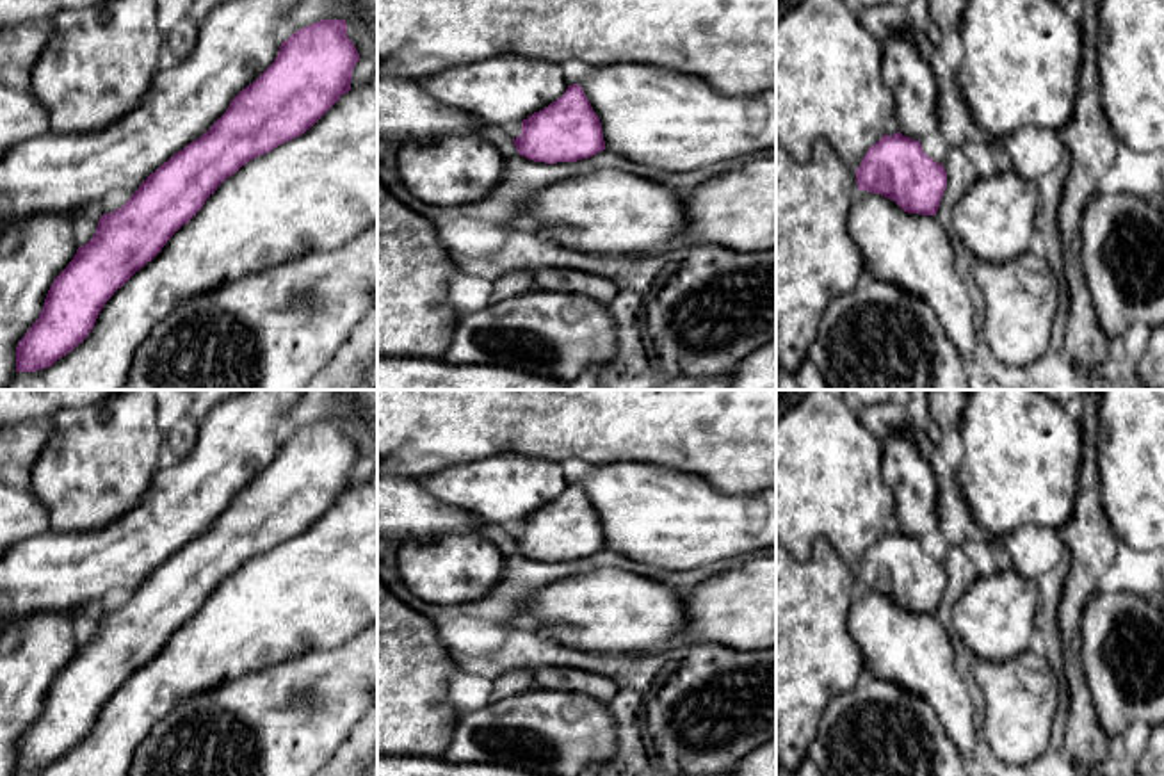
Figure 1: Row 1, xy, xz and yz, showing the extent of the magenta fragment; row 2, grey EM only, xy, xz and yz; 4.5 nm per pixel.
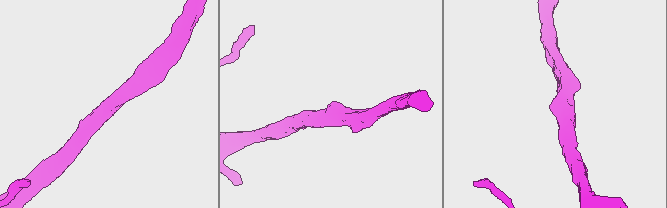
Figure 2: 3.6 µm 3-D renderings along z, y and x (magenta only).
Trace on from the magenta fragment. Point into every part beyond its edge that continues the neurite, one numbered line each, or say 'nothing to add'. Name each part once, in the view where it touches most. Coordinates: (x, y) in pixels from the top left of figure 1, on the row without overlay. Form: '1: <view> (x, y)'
1: xy (315, 591)

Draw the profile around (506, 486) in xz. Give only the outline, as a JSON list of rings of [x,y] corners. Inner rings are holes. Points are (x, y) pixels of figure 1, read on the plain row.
[[[513,450],[452,465],[420,477],[420,482],[438,500],[497,525],[527,518],[568,488],[559,461]]]

